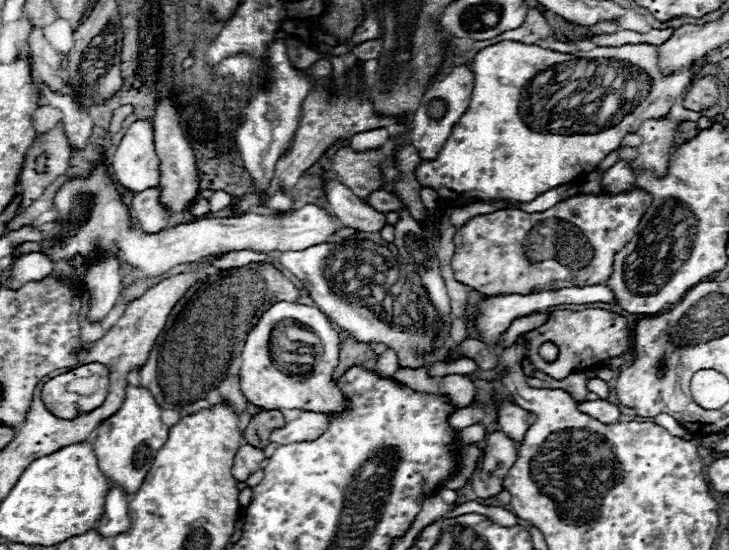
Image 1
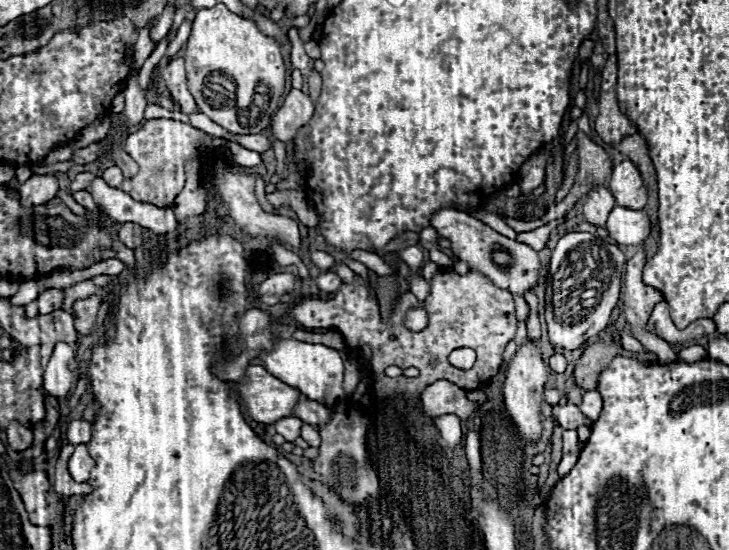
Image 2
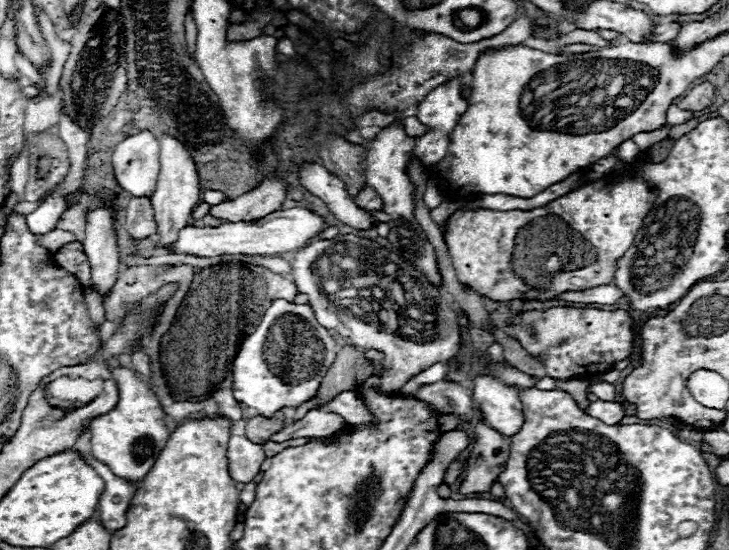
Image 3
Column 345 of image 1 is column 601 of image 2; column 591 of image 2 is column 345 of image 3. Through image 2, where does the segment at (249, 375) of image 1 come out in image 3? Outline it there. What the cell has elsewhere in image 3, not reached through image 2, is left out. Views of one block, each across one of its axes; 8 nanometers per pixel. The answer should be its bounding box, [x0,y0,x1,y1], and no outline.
[322,390,376,426]

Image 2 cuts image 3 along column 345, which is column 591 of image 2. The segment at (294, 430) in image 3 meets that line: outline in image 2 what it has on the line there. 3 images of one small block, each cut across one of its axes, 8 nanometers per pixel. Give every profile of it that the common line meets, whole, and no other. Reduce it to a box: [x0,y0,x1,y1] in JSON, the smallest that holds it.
[554,404,592,428]

